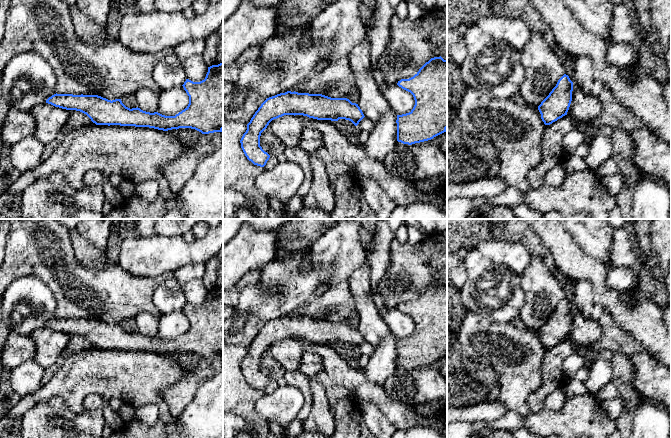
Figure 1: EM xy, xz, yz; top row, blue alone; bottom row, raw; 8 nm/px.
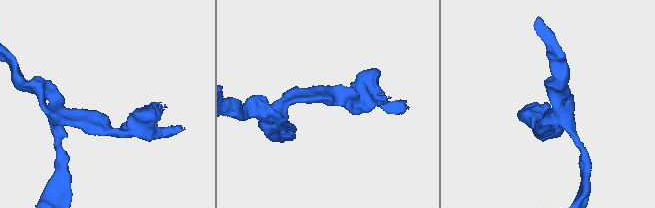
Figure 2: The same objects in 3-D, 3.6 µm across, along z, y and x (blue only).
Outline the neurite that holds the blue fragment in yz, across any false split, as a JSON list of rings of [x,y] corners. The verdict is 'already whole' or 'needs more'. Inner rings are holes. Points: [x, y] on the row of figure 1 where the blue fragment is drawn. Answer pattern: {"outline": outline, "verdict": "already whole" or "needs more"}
{"outline": [[[564,74],[549,95],[538,106],[541,119],[545,125],[550,125],[567,115],[572,101],[573,82]]], "verdict": "already whole"}

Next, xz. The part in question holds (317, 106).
{"outline": [[[287,91],[267,98],[255,112],[240,143],[249,161],[264,167],[270,158],[260,146],[261,133],[269,123],[284,115],[303,115],[317,120],[345,119],[355,126],[365,117],[356,103],[347,98]]], "verdict": "already whole"}

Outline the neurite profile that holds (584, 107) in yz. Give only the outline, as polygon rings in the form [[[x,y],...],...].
[[[574,87],[572,91],[572,101],[567,112],[577,124],[583,125],[598,117],[601,113],[602,105],[599,97],[585,94],[582,89]]]

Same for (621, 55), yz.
[[[610,42],[606,52],[606,62],[610,66],[627,67],[634,63],[636,49],[632,44]]]

